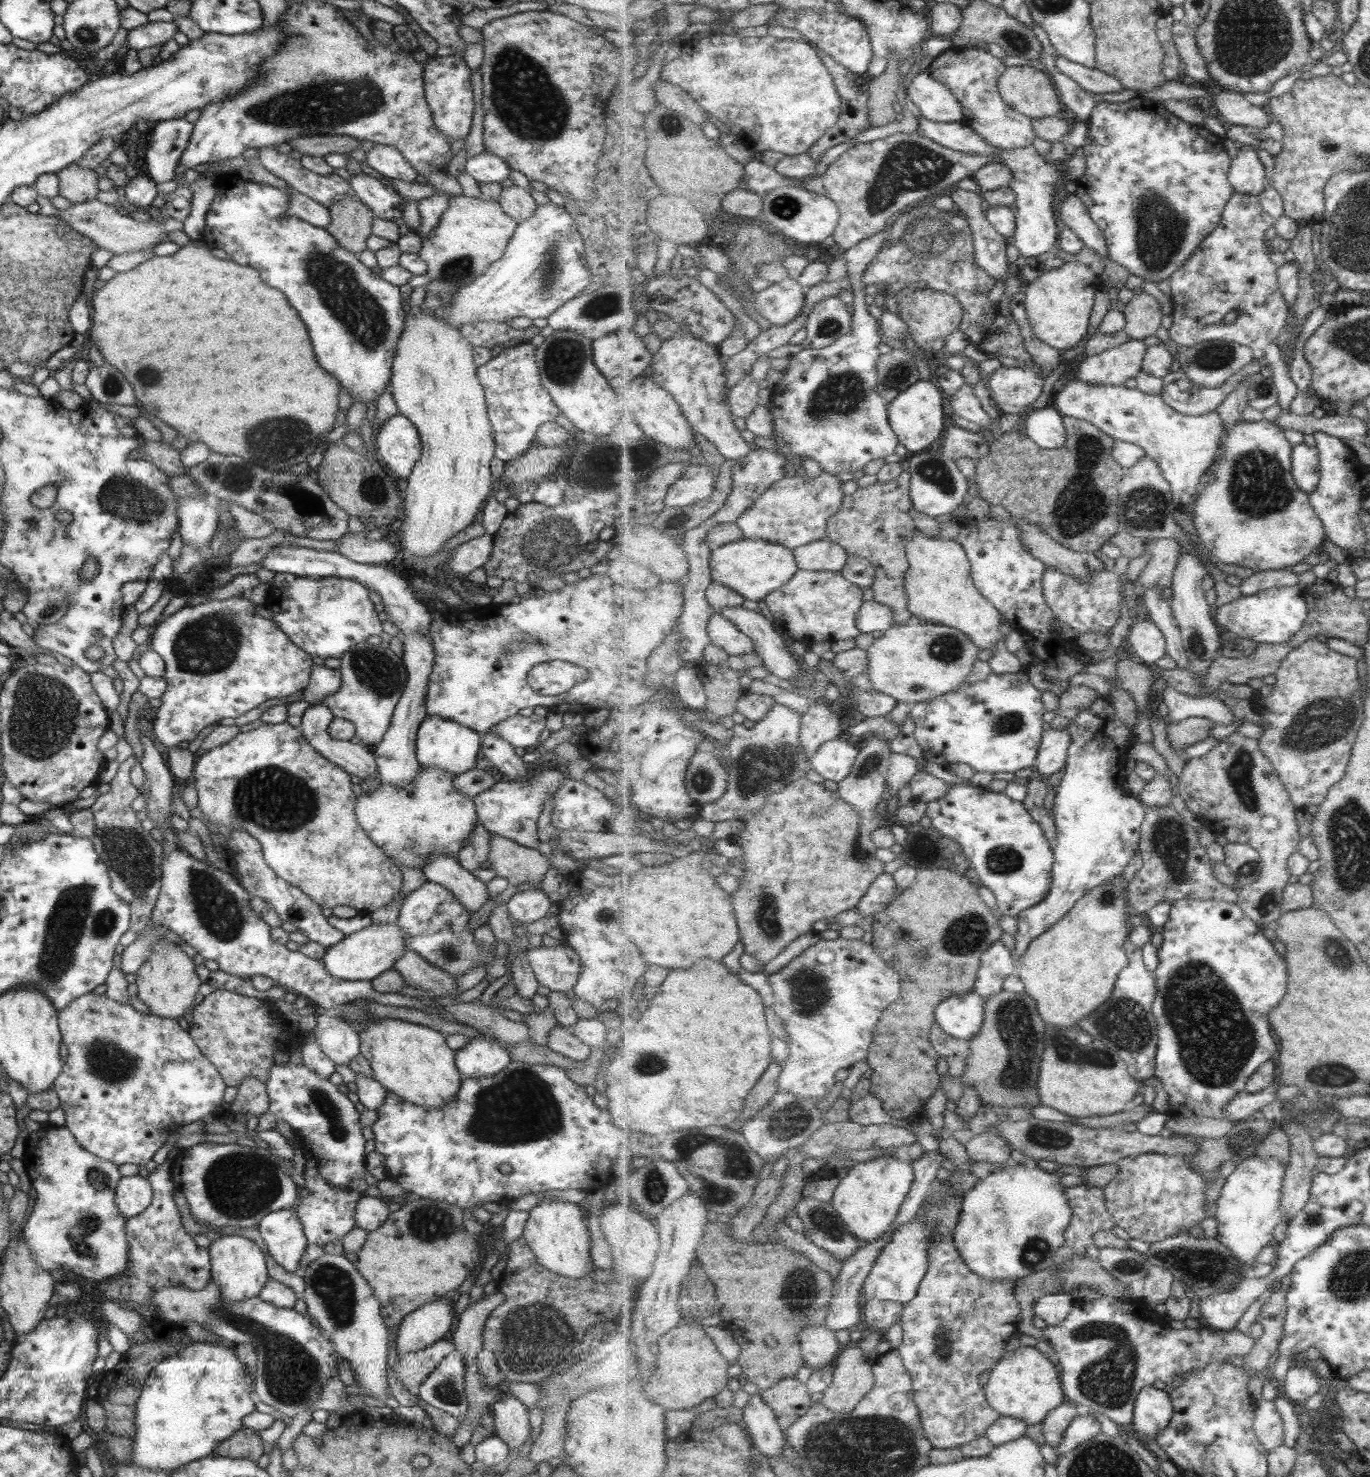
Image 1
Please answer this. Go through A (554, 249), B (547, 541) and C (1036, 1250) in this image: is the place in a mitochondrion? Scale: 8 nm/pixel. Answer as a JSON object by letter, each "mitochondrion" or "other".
{"A":"mitochondrion","B":"mitochondrion","C":"mitochondrion"}

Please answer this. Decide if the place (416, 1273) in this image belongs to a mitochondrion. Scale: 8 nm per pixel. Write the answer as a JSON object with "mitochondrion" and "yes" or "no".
{"mitochondrion":"no"}

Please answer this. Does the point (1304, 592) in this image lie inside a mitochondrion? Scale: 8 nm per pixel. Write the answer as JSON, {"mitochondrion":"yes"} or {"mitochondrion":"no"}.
{"mitochondrion":"no"}

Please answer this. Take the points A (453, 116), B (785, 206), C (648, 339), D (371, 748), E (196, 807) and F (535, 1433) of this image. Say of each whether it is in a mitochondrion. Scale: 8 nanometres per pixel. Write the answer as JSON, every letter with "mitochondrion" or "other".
{"A":"other","B":"mitochondrion","C":"other","D":"other","E":"other","F":"other"}

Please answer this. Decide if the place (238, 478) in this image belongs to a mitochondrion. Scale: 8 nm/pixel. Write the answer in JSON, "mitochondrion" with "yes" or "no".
{"mitochondrion":"yes"}

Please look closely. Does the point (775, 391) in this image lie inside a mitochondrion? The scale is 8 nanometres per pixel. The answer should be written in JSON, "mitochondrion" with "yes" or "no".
{"mitochondrion":"no"}

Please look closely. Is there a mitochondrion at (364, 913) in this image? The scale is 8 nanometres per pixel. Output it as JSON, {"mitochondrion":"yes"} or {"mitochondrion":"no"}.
{"mitochondrion":"no"}

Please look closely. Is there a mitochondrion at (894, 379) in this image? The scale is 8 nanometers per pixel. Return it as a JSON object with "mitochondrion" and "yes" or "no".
{"mitochondrion":"yes"}

